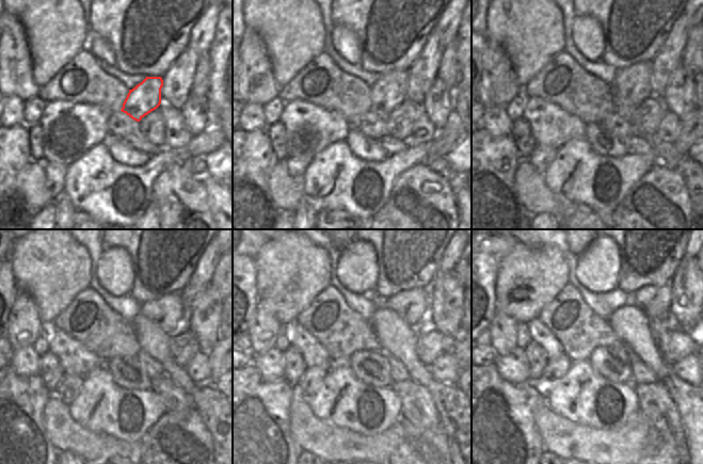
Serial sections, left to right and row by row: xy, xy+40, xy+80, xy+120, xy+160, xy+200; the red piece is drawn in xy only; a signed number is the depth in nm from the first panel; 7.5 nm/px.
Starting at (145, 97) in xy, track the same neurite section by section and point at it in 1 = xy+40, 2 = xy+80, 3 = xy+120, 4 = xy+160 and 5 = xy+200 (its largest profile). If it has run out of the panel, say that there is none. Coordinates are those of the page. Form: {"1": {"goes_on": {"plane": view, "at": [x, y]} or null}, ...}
{"1": {"goes_on": {"plane": "xy+40", "at": [389, 91]}}, "2": {"goes_on": {"plane": "xy+80", "at": [633, 82]}}, "3": {"goes_on": {"plane": "xy+120", "at": [170, 315]}}, "4": {"goes_on": {"plane": "xy+160", "at": [414, 310]}}, "5": {"goes_on": {"plane": "xy+200", "at": [658, 306]}}}

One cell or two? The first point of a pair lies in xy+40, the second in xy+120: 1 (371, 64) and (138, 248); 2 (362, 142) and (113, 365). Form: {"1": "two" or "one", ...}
{"1": "one", "2": "one"}

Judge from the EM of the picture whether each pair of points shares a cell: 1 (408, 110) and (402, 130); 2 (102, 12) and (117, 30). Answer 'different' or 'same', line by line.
1: same
2: same

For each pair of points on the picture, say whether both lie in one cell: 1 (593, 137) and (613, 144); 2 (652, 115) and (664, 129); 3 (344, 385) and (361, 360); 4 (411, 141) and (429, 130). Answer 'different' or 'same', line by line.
1: same
2: different
3: different
4: same

